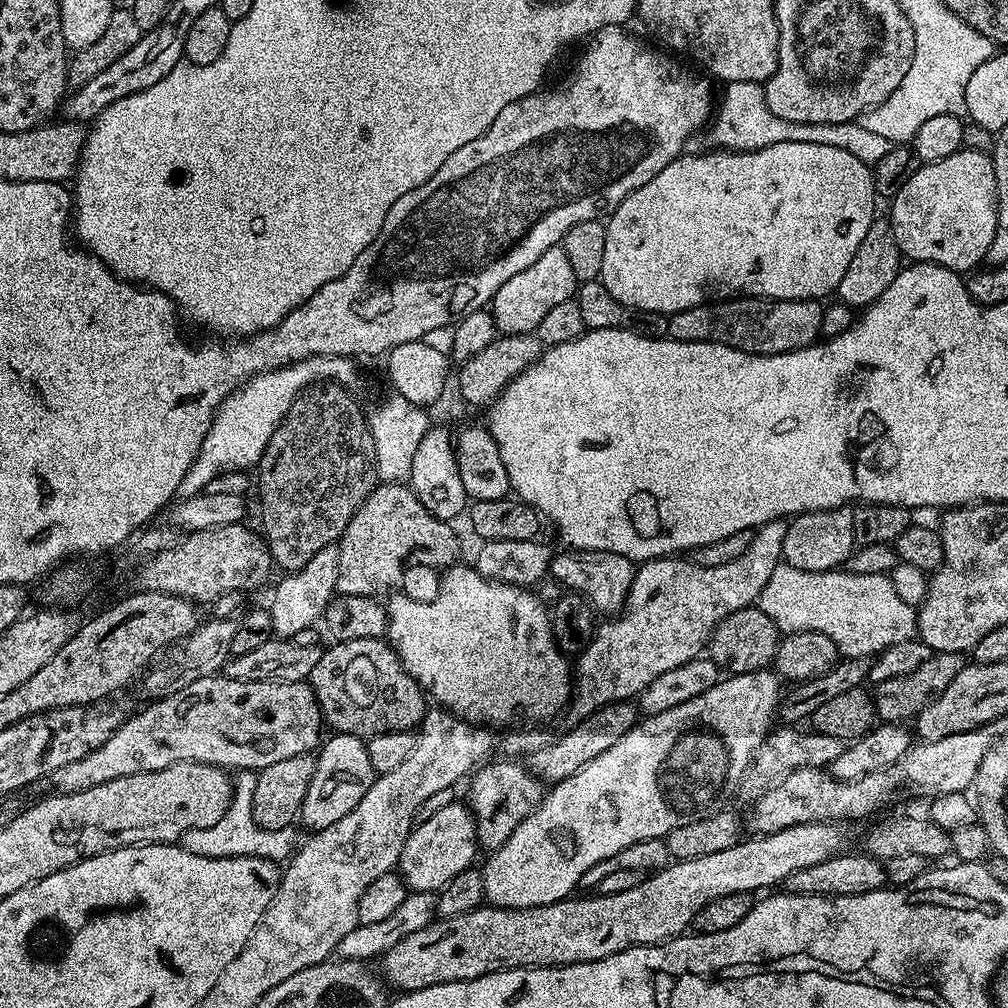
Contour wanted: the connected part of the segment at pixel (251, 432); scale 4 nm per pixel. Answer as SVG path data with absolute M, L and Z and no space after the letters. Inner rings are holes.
M280 370L253 376L248 383L240 385L235 392L222 400L220 409L212 417L210 430L204 434L200 447L202 454L196 455L199 460L208 460L208 482L214 480L214 474L247 473L250 468L255 469L274 430L284 420L292 402L290 387L286 386L286 377ZM208 444L216 444L216 452L208 452Z

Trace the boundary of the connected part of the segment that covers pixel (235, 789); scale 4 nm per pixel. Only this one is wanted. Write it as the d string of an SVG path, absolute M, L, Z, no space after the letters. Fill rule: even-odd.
M240 770L235 773L232 785L232 801L222 814L222 819L214 822L214 826L195 828L182 838L182 847L190 850L190 854L198 854L202 858L230 858L231 856L257 856L267 860L284 862L291 857L298 847L296 828L266 830L254 820L252 801L257 773L252 770Z

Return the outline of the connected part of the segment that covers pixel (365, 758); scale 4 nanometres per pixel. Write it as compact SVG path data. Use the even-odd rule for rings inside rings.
M336 732L321 743L314 757L313 777L310 778L298 820L308 830L321 832L326 826L334 826L338 818L346 818L346 814L350 814L350 810L366 798L366 790L370 790L378 773L374 770L374 762L370 762L368 745L363 736Z

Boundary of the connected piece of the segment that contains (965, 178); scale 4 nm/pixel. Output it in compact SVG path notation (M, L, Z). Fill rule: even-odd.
M963 147L959 152L950 154L950 158L942 158L933 164L921 163L913 171L911 178L906 182L906 186L902 186L902 190L898 190L898 194L891 197L890 204L892 204L890 223L894 230L894 238L900 247L901 257L921 264L941 264L961 274L971 273L985 263L990 246L994 242L994 234L996 233L996 179L994 178L992 157L987 152L979 152L978 150L970 150L969 148Z

